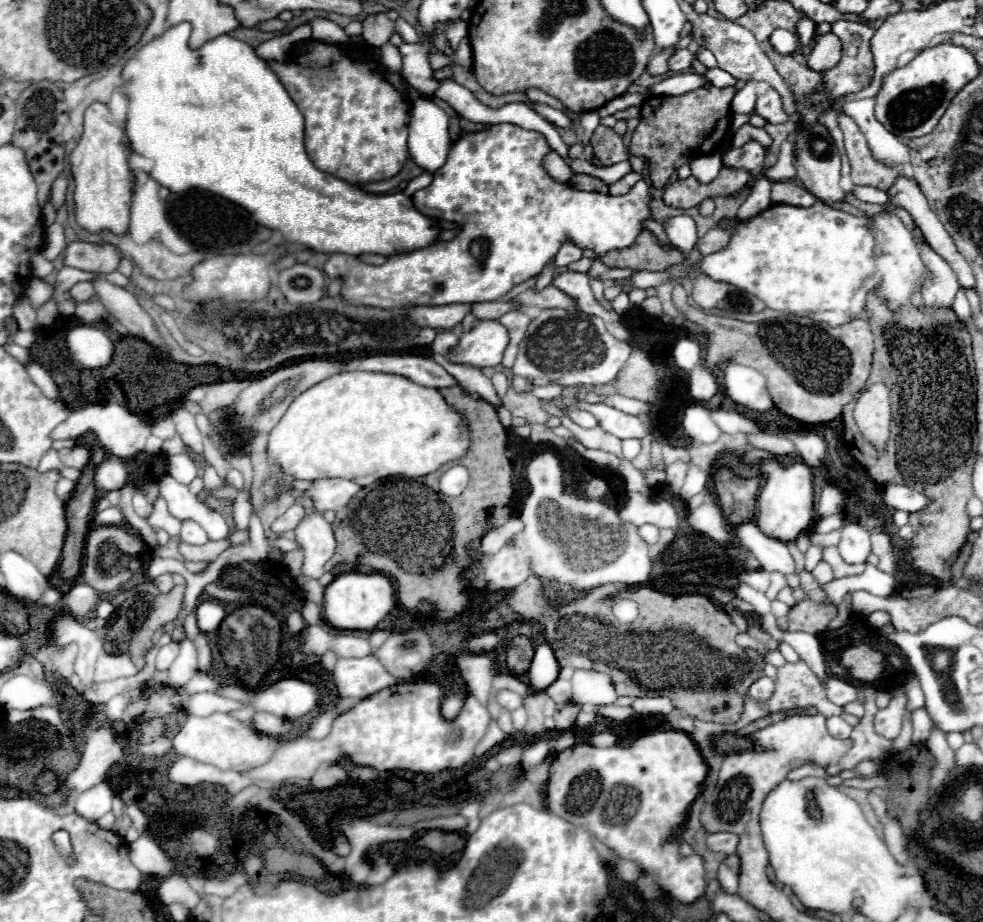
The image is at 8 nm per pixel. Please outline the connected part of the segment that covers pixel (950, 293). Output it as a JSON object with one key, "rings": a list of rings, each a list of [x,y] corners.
{"rings":[[[928,245],[928,249],[924,249],[924,263],[928,265],[928,269],[932,269],[932,277],[936,277],[936,281],[928,281],[928,285],[924,285],[924,305],[928,311],[946,307],[952,309],[954,297],[960,289],[954,271],[950,269],[950,265],[936,255],[936,251]]]}

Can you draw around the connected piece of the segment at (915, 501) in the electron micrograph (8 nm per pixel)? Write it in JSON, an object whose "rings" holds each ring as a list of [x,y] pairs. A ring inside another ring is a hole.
{"rings":[[[886,485],[884,489],[884,505],[898,511],[918,511],[926,507],[930,499],[926,499],[922,493],[906,487],[906,485]]]}

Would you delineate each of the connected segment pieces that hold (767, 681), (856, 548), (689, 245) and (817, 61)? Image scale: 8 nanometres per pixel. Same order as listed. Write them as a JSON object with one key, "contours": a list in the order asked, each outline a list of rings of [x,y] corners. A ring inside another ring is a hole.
{"contours":[[[[760,677],[760,679],[754,681],[754,683],[750,685],[750,689],[748,689],[748,695],[754,697],[754,699],[758,699],[758,701],[768,699],[772,693],[774,693],[774,681],[772,681],[770,677]]],[[[856,521],[842,529],[842,539],[838,543],[840,557],[846,563],[866,563],[870,555],[870,533]]],[[[690,215],[670,217],[664,223],[664,229],[666,229],[666,235],[672,241],[672,245],[678,247],[680,251],[690,253],[694,249],[696,241],[698,241],[698,235],[696,235],[696,223]]],[[[816,31],[816,43],[812,53],[808,55],[808,67],[812,71],[824,73],[838,65],[842,57],[842,41],[834,33],[818,33]]]]}

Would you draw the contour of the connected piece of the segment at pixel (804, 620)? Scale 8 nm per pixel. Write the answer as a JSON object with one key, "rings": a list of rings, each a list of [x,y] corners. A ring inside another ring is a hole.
{"rings":[[[806,599],[790,609],[788,625],[790,625],[790,629],[804,629],[804,631],[820,633],[828,627],[830,619],[834,619],[834,617],[814,617],[814,601]]]}

